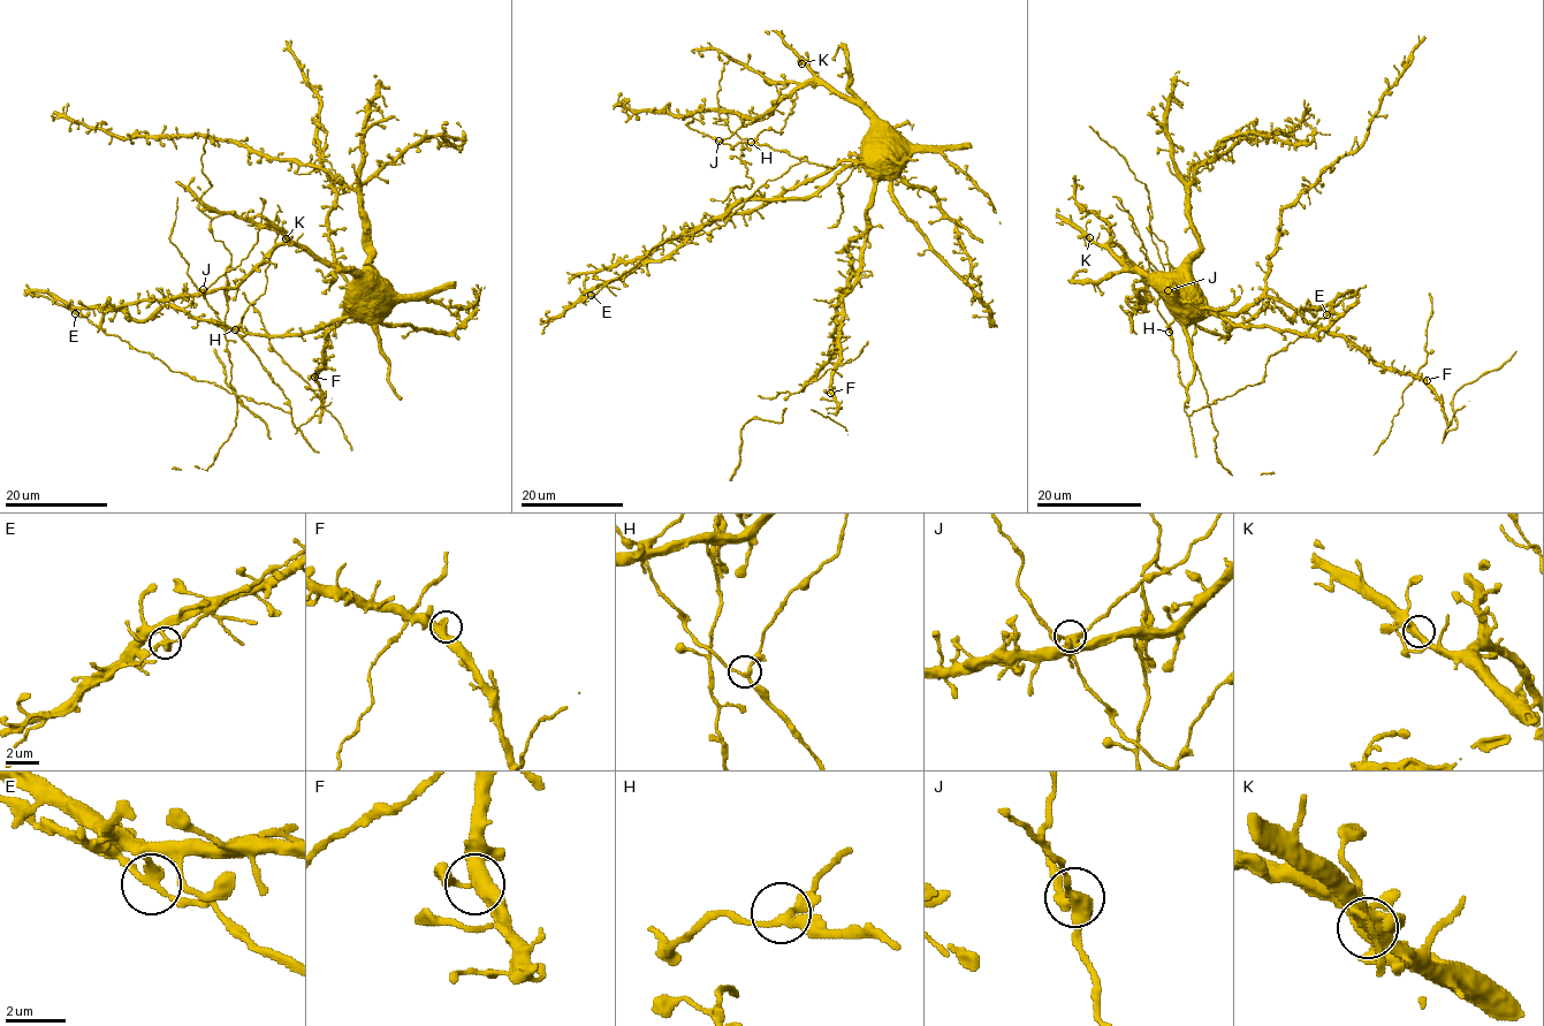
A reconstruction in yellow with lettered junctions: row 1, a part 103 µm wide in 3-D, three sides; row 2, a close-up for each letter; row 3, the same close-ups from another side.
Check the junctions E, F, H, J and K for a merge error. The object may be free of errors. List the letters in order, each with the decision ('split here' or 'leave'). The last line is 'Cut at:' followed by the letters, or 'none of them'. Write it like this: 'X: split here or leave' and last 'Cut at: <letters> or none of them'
E: leave
F: leave
H: leave
J: leave
K: leave
Cut at: none of them

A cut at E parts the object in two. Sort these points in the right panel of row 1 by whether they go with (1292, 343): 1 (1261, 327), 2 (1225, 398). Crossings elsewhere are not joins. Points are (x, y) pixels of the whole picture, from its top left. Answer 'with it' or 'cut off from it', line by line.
1: cut off from it
2: with it

